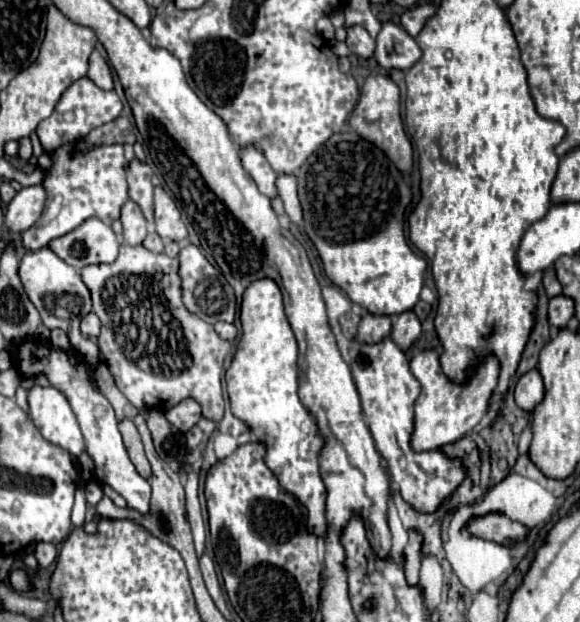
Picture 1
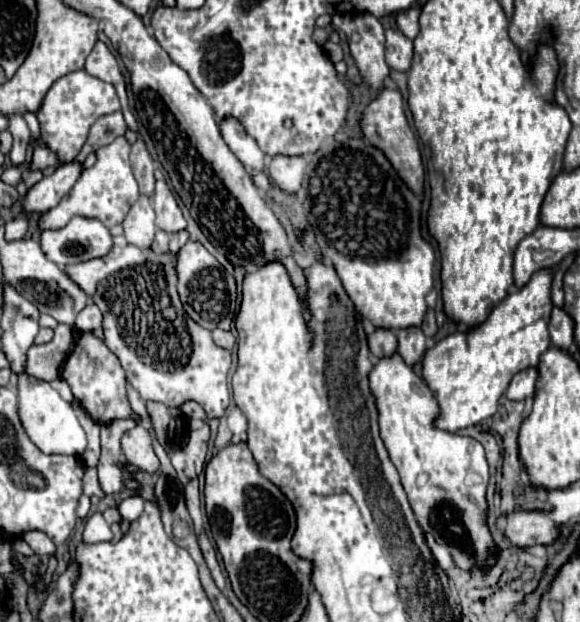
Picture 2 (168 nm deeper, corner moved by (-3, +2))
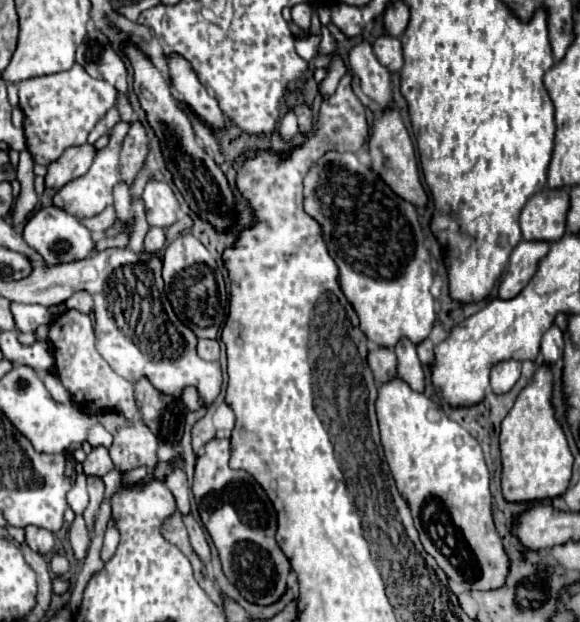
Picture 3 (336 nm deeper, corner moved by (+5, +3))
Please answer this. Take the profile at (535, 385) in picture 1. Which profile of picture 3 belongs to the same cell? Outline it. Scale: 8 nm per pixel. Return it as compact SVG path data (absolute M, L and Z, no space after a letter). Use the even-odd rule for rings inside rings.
M506 360L492 368L490 372L490 388L494 394L506 394L522 376L522 364L518 360Z

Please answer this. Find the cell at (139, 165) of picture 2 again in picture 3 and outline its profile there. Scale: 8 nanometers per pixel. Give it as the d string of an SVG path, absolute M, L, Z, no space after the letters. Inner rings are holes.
M134 122L124 138L122 152L120 152L120 174L122 180L132 186L134 178L144 166L148 154L148 140L146 140L146 130L140 122Z

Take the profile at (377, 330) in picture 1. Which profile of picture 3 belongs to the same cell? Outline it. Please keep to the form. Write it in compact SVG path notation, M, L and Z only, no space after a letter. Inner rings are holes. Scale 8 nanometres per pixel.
M376 348L368 352L368 366L372 368L372 374L376 382L386 382L396 376L396 356L394 348Z

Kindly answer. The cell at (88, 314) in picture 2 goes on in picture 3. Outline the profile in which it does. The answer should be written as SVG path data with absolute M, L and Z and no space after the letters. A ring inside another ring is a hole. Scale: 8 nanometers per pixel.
M74 292L72 298L68 298L66 308L70 310L78 310L82 314L90 314L92 312L92 296L88 292Z

